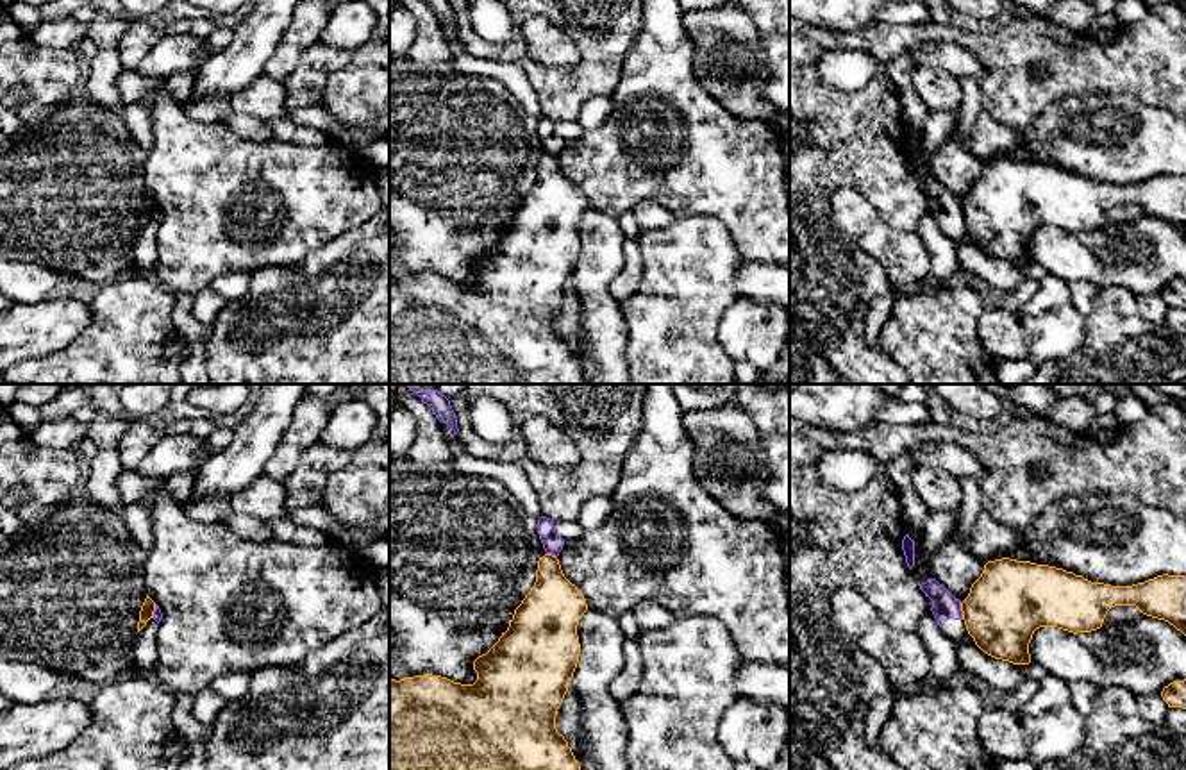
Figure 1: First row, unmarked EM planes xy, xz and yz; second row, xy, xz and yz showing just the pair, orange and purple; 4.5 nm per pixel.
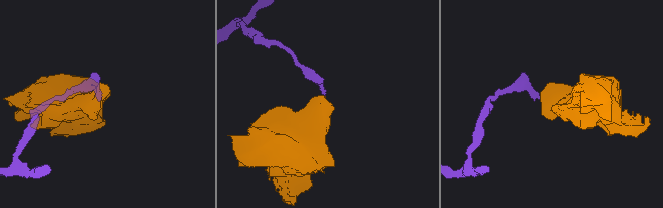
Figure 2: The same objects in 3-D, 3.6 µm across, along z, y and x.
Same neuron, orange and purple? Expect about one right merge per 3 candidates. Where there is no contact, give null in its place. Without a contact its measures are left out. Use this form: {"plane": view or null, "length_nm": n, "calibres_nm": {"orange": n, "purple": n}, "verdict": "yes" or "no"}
{"plane": "yz", "length_nm": 80, "calibres_nm": {"orange": 360, "purple": 120}, "verdict": "no"}

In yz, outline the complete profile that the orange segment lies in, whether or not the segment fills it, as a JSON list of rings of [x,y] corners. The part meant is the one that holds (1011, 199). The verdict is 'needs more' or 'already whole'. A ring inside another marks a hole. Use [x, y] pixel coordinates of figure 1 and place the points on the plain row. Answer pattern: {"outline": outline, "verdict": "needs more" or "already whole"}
{"outline": [[[1002,157],[984,164],[961,211],[984,254],[1029,264],[1036,229],[1091,232],[1115,205],[1136,205],[1186,236],[1186,175],[1163,173],[1132,186],[1111,186],[1063,168]]], "verdict": "already whole"}

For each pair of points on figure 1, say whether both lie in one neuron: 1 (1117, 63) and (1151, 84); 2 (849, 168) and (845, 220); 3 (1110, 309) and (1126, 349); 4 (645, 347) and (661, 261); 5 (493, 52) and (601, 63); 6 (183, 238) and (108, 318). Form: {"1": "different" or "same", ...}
{"1": "same", "2": "different", "3": "same", "4": "same", "5": "same", "6": "different"}

